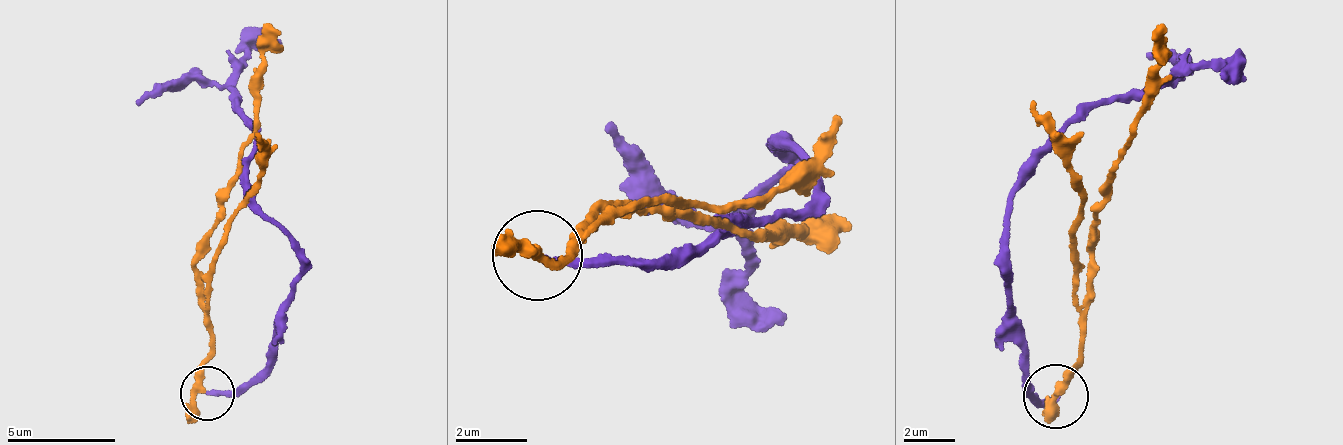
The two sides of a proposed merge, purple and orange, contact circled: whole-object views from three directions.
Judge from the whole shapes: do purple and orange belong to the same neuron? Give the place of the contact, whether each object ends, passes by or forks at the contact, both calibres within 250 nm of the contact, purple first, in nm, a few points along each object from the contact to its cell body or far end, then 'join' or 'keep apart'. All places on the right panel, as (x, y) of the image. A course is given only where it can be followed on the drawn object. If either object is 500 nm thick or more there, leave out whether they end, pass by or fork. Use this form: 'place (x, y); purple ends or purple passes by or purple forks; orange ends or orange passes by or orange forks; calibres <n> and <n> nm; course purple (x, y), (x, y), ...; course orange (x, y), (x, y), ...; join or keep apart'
place (1056, 396); purple ends; orange passes by; calibres 240 and 280 nm; course purple (1056, 396), (1044, 404), (1026, 375), (1006, 248), (1021, 167), (1073, 118), (1183, 72), (1144, 54); course orange (1059, 393), (1076, 361), (1079, 258), (1073, 233), (1111, 178), (1159, 65), (1150, 36); keep apart

